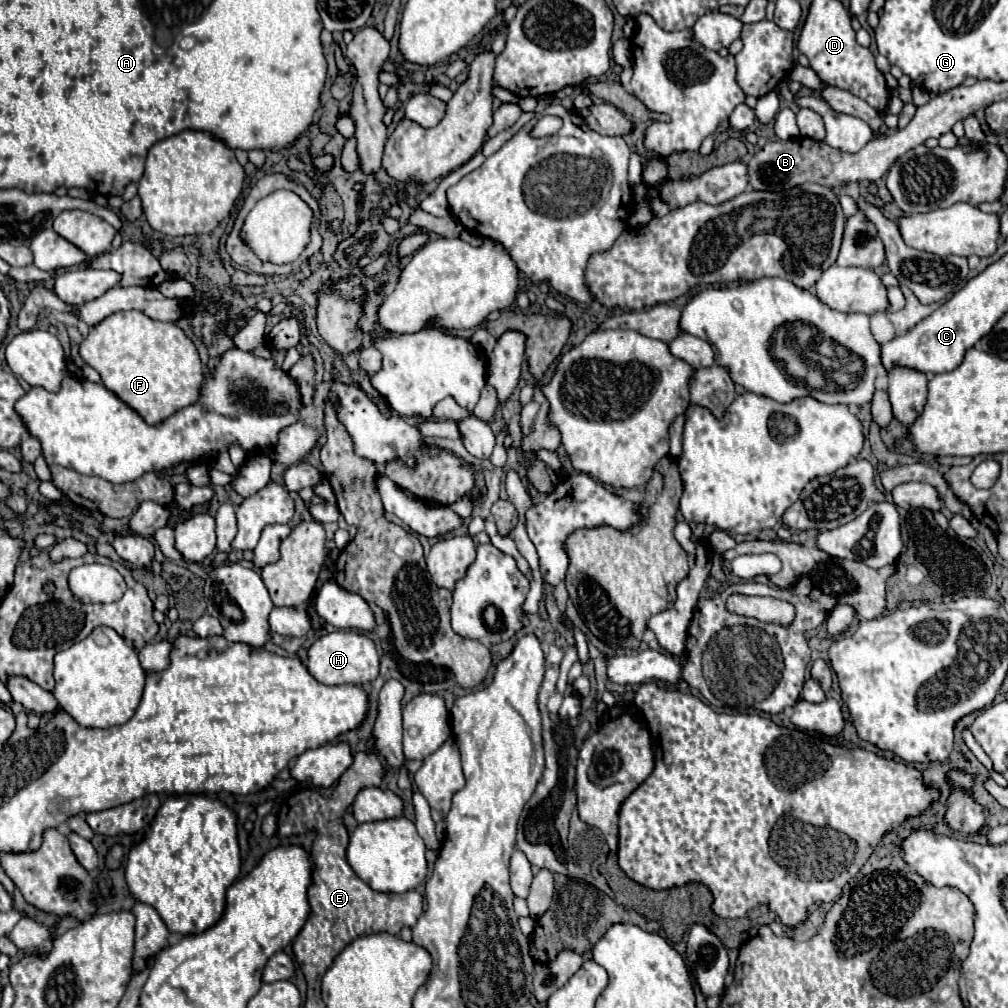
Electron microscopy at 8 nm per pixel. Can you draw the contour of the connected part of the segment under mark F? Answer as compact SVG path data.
M136 310L114 312L96 326L92 326L80 342L80 356L102 376L102 384L122 402L126 402L134 412L138 412L148 424L160 424L184 406L194 404L198 400L200 384L204 380L198 350L184 334L184 330L178 328L174 322L158 322Z

